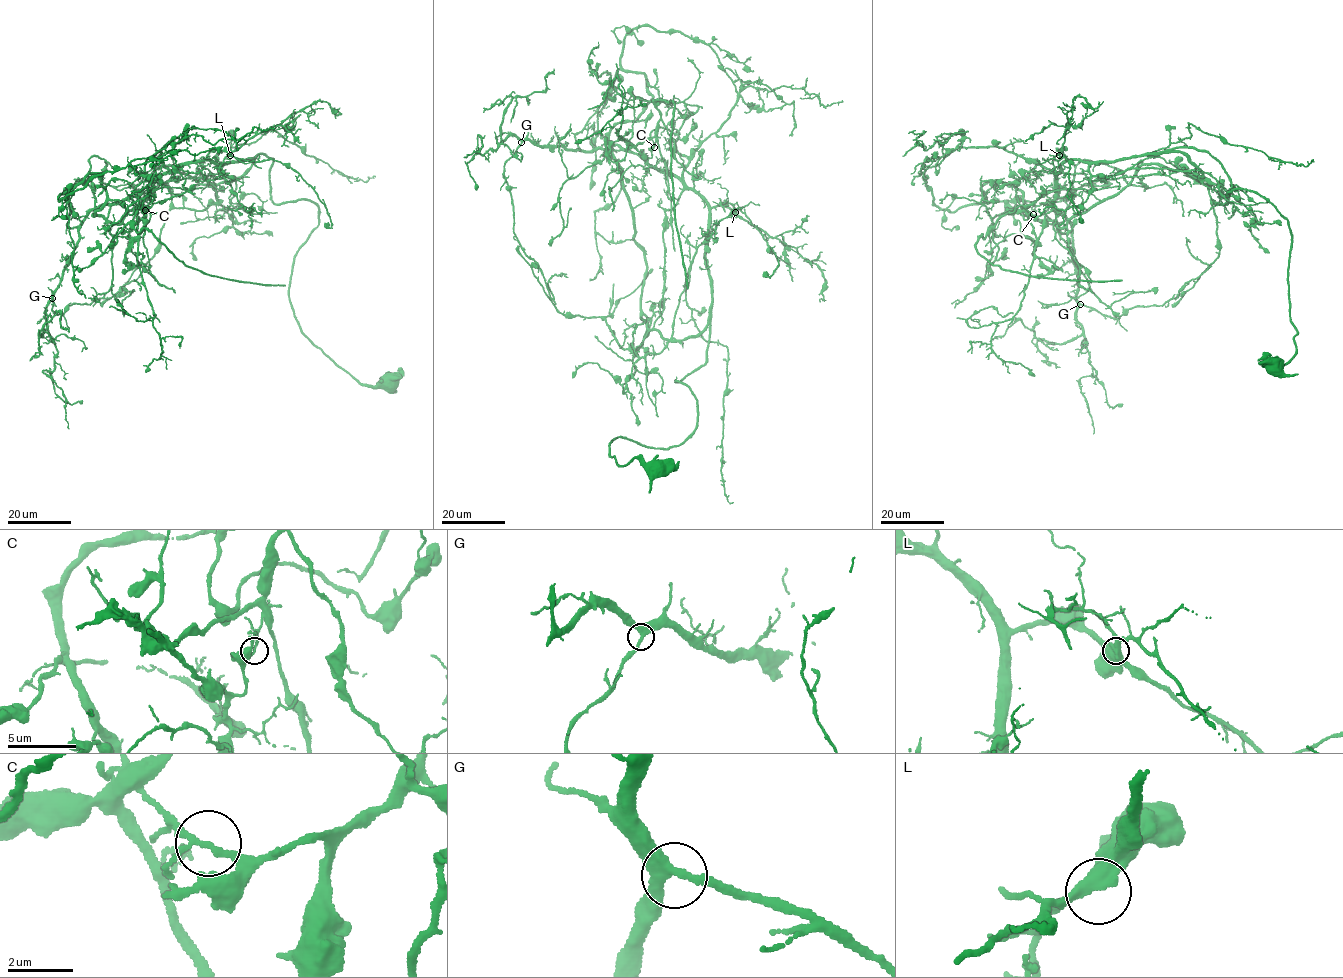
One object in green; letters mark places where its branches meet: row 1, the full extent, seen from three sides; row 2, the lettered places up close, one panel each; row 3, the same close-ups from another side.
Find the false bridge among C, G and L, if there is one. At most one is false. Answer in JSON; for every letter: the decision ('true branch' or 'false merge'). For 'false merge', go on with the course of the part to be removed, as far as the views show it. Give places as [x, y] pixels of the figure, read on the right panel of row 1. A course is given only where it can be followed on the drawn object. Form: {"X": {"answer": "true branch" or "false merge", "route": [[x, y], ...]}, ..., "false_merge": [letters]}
{"C": {"answer": "false merge", "route": [[1034, 215], [1026, 209], [1002, 216], [975, 245], [980, 254], [1002, 269], [1037, 277], [1121, 281]]}, "G": {"answer": "true branch"}, "L": {"answer": "true branch"}, "false_merge": ["C"]}

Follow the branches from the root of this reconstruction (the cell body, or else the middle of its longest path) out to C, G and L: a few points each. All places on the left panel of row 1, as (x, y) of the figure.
C: (387, 382), (358, 383), (301, 331), (289, 280), (319, 210), (274, 203), (272, 159), (187, 162), (145, 211)
G: (387, 382), (301, 331), (319, 210), (274, 203), (263, 154), (92, 208), (52, 298)
L: (387, 382), (358, 383), (294, 316), (293, 257), (317, 206), (274, 203), (263, 154), (205, 159), (230, 155)

